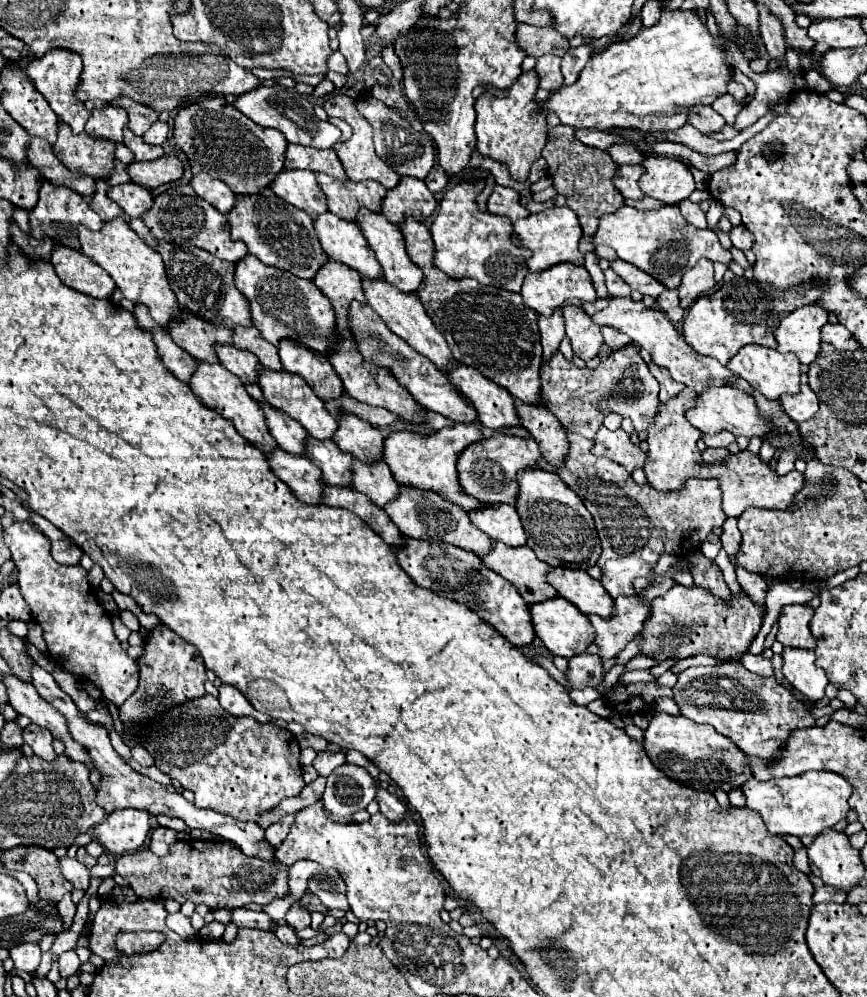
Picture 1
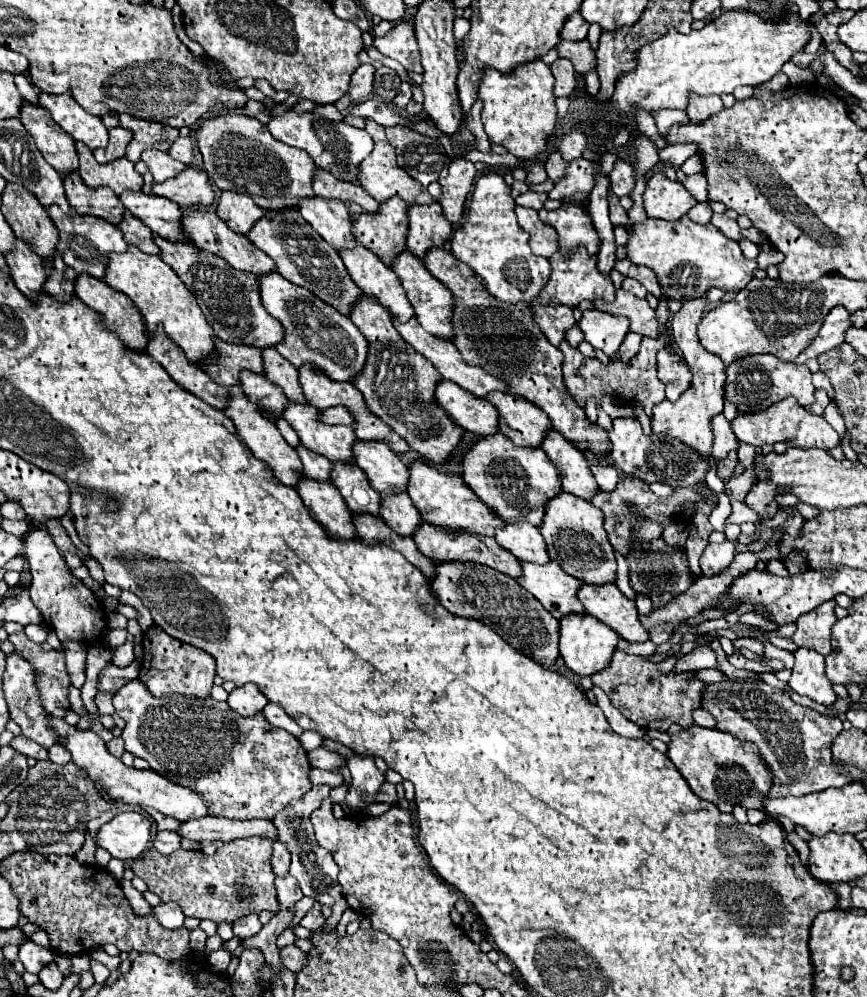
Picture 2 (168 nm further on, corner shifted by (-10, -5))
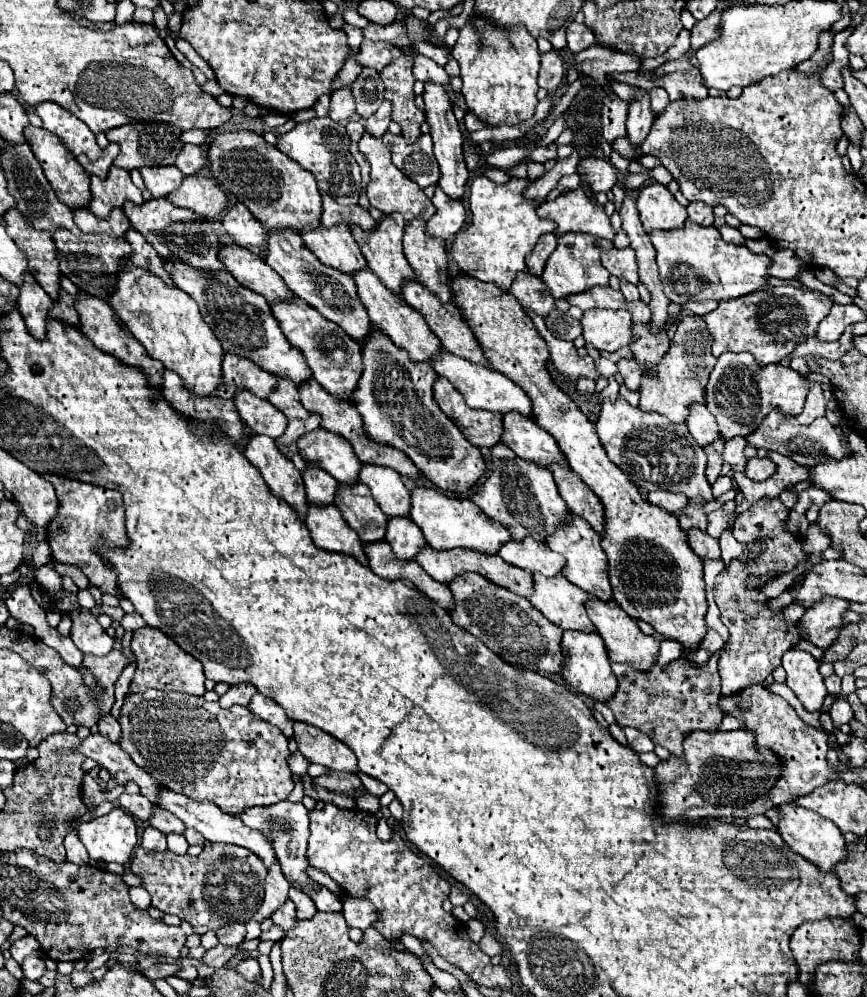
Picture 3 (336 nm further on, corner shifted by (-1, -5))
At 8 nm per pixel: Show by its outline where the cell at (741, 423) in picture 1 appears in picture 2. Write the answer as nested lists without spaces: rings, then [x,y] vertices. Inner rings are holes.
[[[790,397],[754,415],[738,413],[738,417],[732,421],[732,431],[736,433],[740,443],[748,443],[754,447],[762,447],[766,443],[774,445],[778,441],[790,447],[800,447],[800,449],[834,449],[840,445],[840,435],[828,425],[824,417],[808,413],[804,407],[796,403],[796,399],[790,399]]]

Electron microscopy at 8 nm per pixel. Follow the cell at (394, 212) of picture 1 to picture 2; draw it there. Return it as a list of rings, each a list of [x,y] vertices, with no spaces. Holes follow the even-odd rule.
[[[440,203],[412,205],[408,209],[408,251],[418,259],[424,259],[432,247],[444,247],[452,235],[452,225],[446,223]]]

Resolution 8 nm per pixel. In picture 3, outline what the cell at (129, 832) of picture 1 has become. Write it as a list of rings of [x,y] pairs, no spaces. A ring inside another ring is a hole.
[[[121,807],[79,825],[79,839],[95,861],[127,863],[137,845],[135,819]]]

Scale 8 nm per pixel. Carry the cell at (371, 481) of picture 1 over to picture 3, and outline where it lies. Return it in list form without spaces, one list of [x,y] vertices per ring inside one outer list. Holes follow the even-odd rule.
[[[389,517],[385,539],[399,559],[413,559],[425,547],[421,529],[409,517]]]

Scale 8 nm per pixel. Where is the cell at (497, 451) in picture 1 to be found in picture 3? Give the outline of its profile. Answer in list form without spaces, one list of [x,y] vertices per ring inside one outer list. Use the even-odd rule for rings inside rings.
[[[497,443],[491,447],[491,461],[489,461],[489,473],[483,483],[479,483],[473,491],[467,493],[467,497],[485,511],[493,521],[501,523],[509,529],[513,539],[521,541],[523,537],[533,537],[545,541],[547,535],[553,533],[553,529],[561,523],[565,523],[565,517],[569,513],[565,501],[561,499],[557,485],[553,481],[553,475],[549,469],[529,463],[521,457],[517,457],[507,445]]]

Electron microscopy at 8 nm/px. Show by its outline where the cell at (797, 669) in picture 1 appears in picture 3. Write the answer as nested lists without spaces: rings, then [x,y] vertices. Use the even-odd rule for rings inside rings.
[[[789,649],[783,655],[783,667],[787,671],[787,687],[799,697],[807,711],[819,711],[827,695],[823,677],[819,675],[819,661],[807,651]]]

